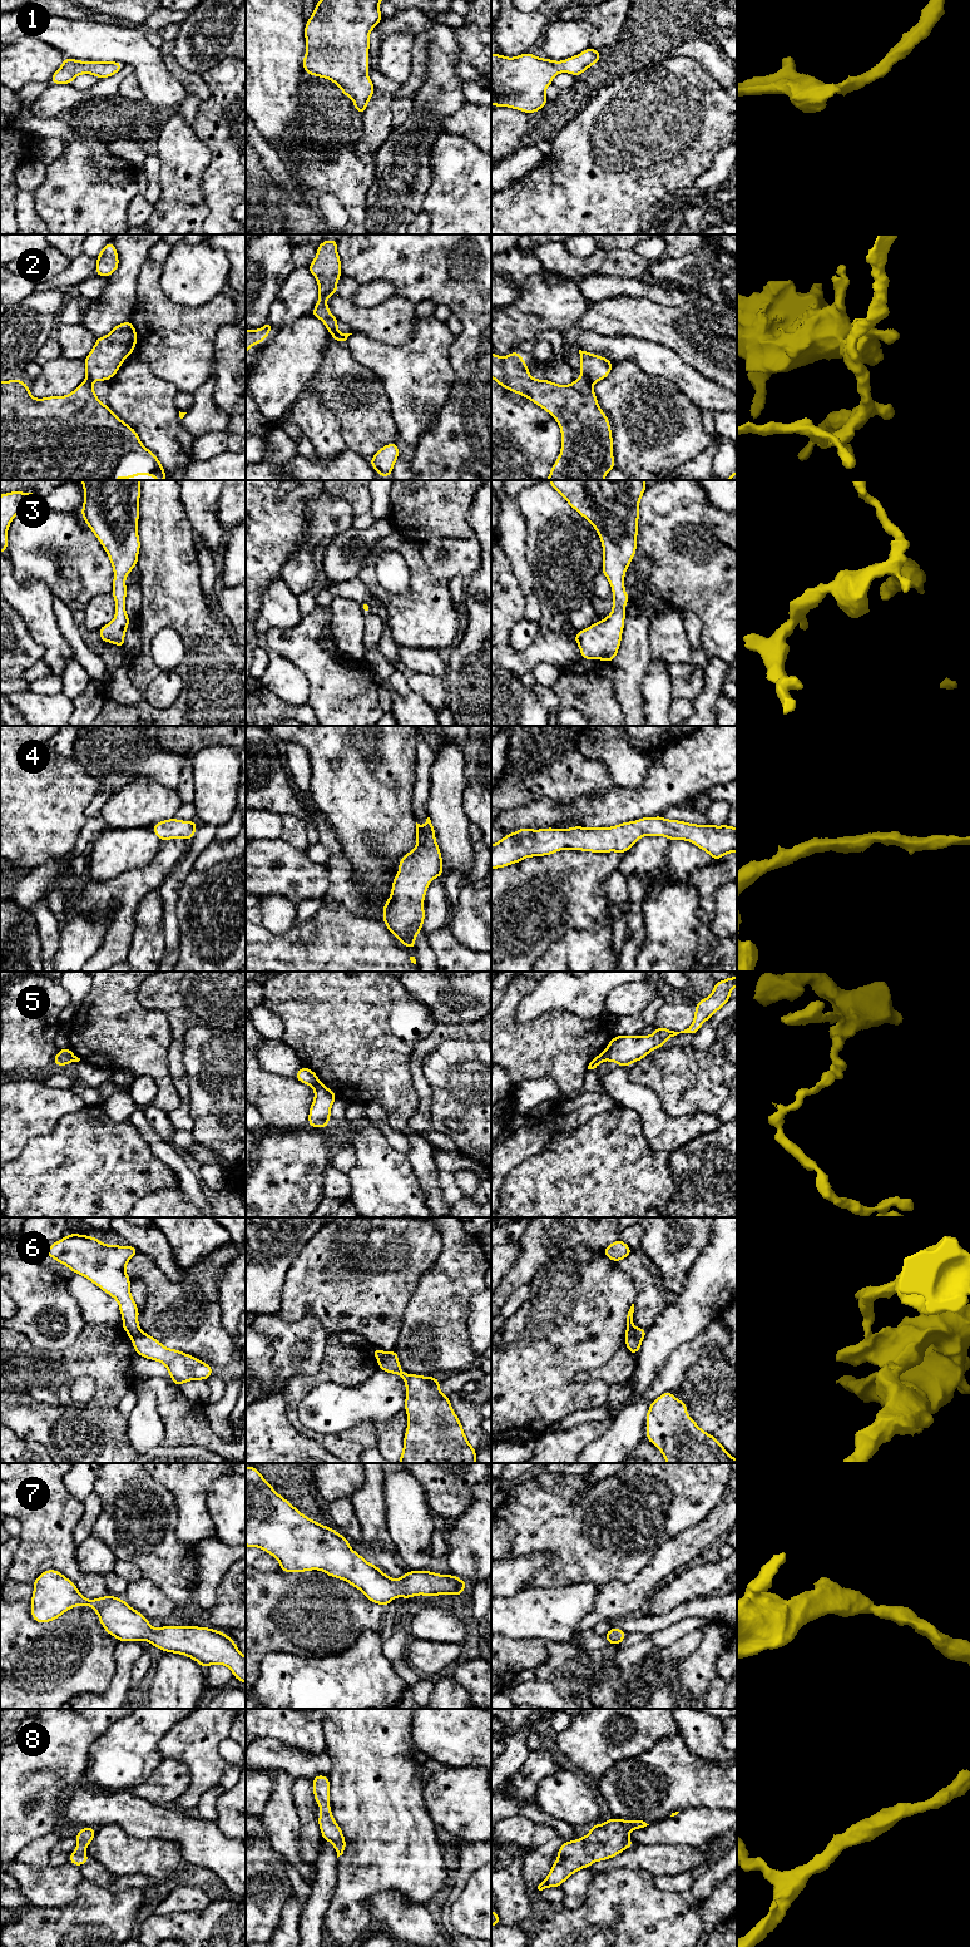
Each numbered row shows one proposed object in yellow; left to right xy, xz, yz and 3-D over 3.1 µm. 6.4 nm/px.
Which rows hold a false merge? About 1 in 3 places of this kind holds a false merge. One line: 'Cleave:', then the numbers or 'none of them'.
Cleave: 2, 5, 6

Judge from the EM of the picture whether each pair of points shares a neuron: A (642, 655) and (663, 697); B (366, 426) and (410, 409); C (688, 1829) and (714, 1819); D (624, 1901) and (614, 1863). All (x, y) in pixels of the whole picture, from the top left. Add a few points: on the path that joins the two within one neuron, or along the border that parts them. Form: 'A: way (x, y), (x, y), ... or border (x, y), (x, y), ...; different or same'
A: border (652, 660), (643, 678), (642, 695); different
B: border (382, 388), (396, 428), (397, 443); different
C: way (694, 1827), (708, 1824); same
D: border (644, 1869), (614, 1868), (594, 1876); different

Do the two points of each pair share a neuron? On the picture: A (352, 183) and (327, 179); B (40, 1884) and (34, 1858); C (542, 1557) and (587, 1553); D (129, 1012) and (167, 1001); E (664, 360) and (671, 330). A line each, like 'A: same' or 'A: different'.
A: same
B: different
C: different
D: different
E: different

